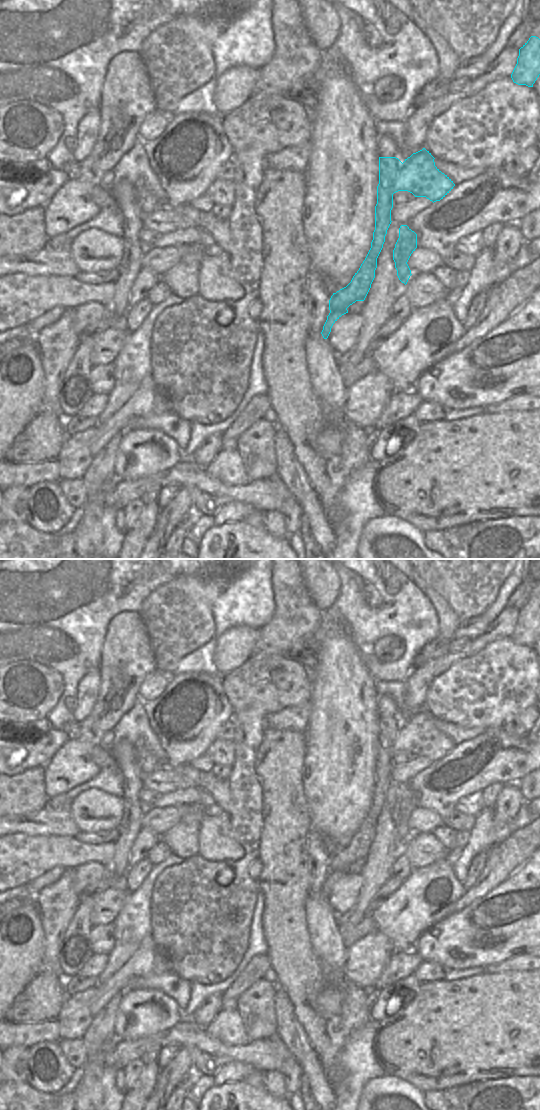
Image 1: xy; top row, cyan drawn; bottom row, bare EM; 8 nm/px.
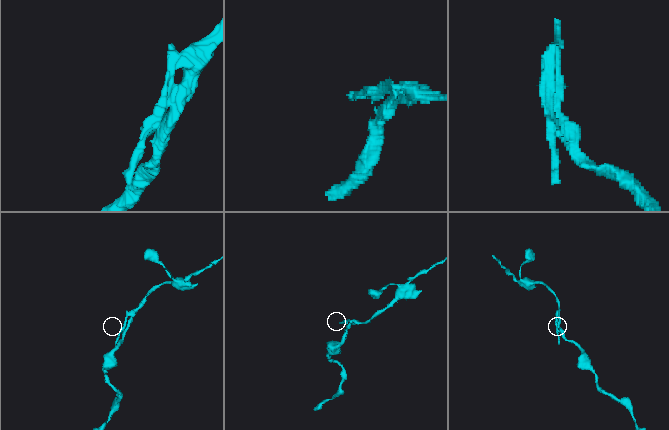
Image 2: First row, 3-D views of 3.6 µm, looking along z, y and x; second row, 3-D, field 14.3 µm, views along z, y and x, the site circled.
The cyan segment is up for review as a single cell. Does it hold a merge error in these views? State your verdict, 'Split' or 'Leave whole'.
Split.

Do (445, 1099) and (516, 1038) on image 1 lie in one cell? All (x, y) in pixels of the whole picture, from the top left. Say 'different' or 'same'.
different

